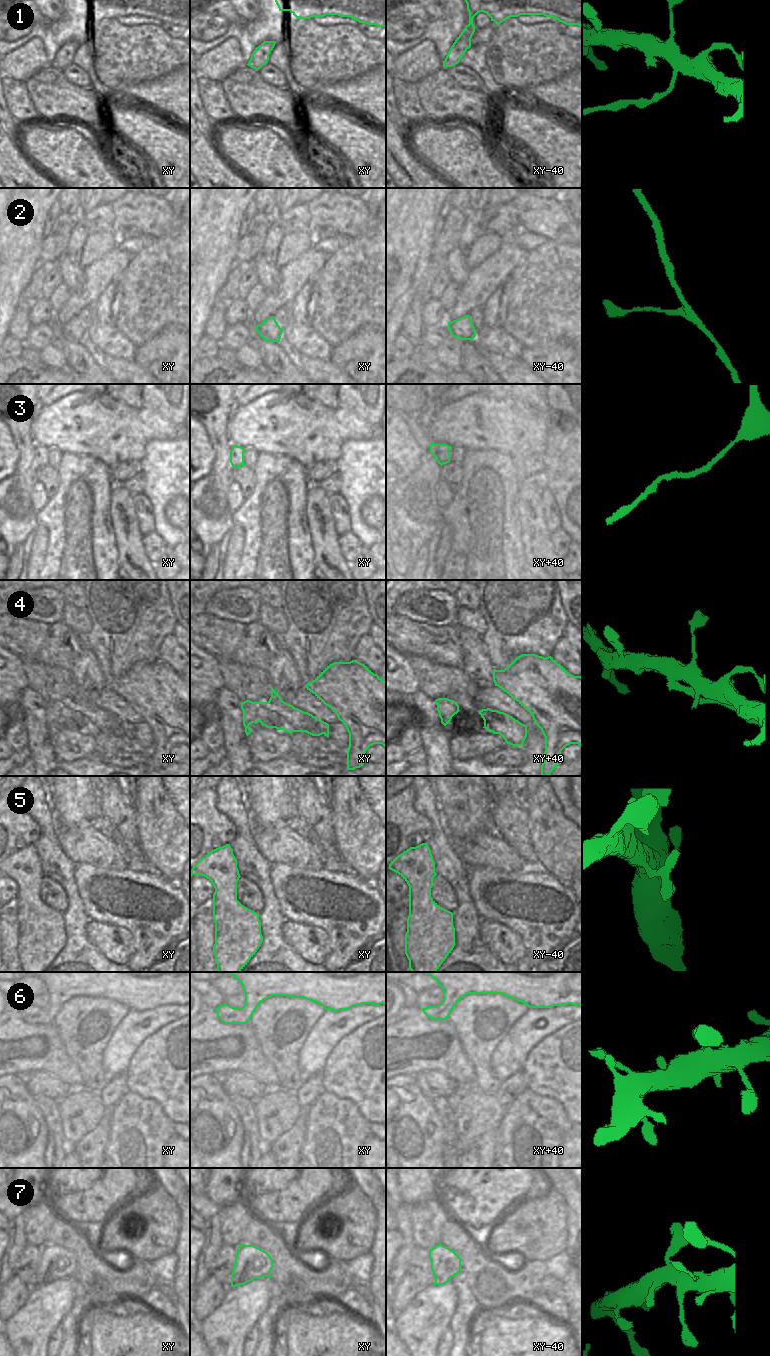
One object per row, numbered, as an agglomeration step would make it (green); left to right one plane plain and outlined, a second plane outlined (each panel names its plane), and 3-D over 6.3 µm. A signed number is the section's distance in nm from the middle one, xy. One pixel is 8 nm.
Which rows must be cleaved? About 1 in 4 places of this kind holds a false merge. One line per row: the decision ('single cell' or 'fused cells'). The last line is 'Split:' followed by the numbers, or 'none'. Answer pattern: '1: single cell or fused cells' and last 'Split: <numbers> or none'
1: fused cells
2: single cell
3: single cell
4: fused cells
5: single cell
6: single cell
7: single cell
Split: 1, 4

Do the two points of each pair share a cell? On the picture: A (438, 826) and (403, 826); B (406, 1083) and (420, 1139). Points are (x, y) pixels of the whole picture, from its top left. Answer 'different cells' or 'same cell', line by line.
A: different cells
B: same cell

